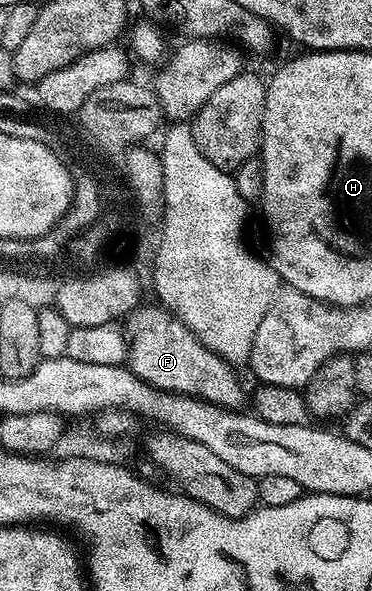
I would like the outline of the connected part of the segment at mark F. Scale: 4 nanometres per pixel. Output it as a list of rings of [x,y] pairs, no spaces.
[[[155,306],[156,308],[144,307],[137,307],[129,312],[126,317],[126,323],[128,323],[128,328],[126,327],[126,339],[128,341],[128,359],[126,364],[127,367],[131,368],[133,374],[145,380],[150,386],[160,388],[163,392],[174,392],[177,396],[192,396],[227,410],[243,409],[241,407],[244,404],[244,388],[240,385],[239,378],[236,377],[237,369],[231,364],[227,364],[218,354],[211,352],[167,308],[163,306]]]

